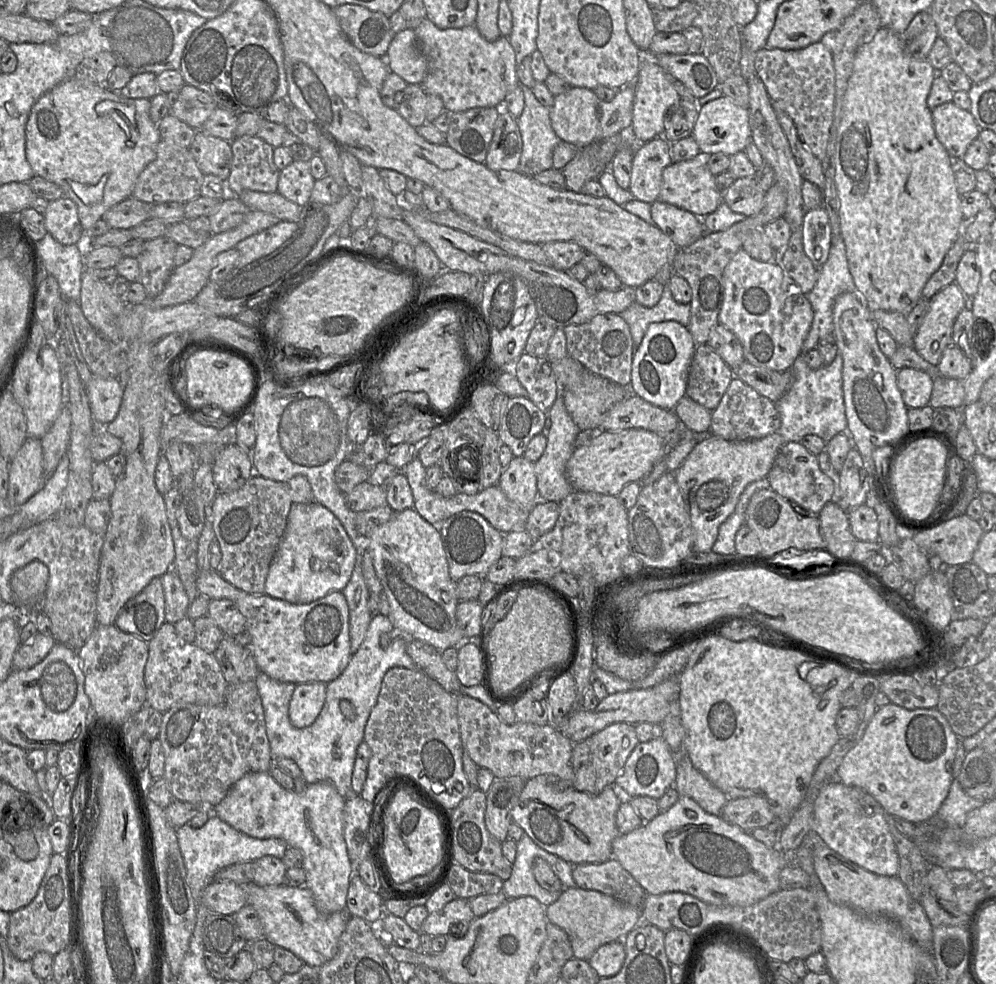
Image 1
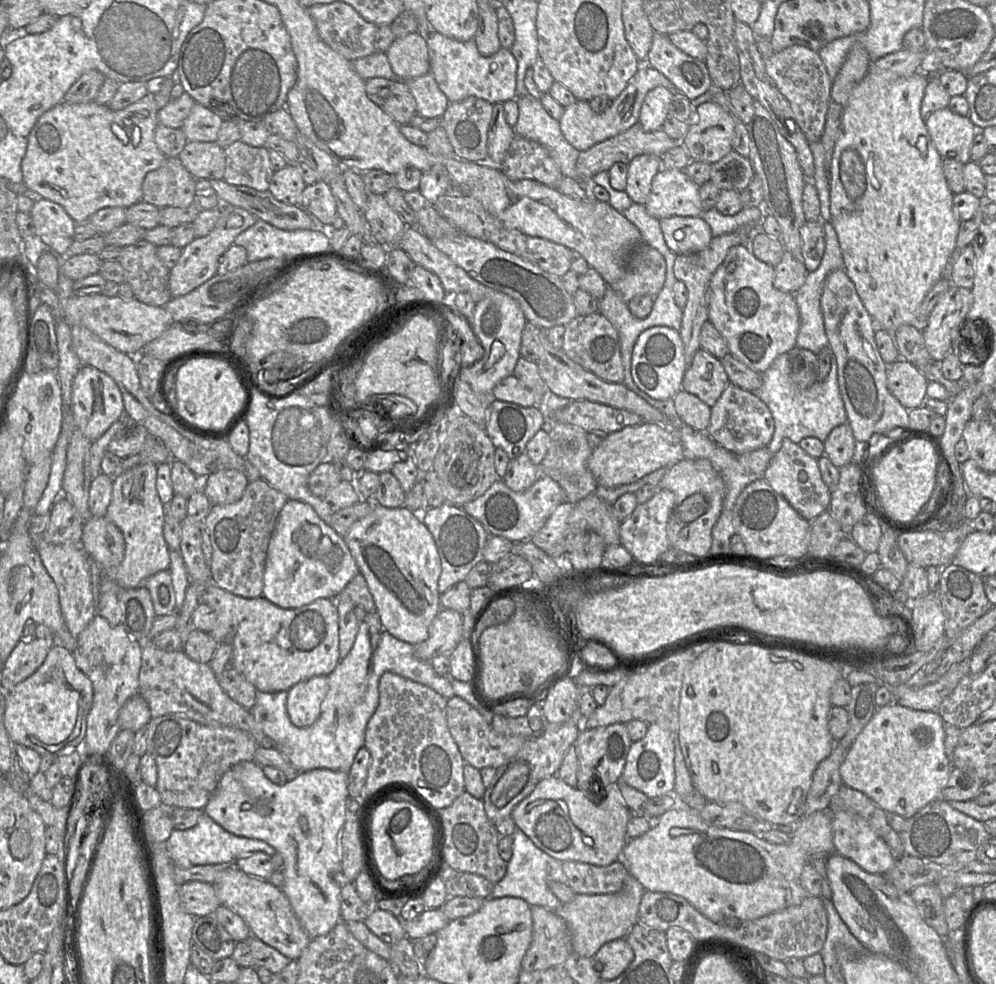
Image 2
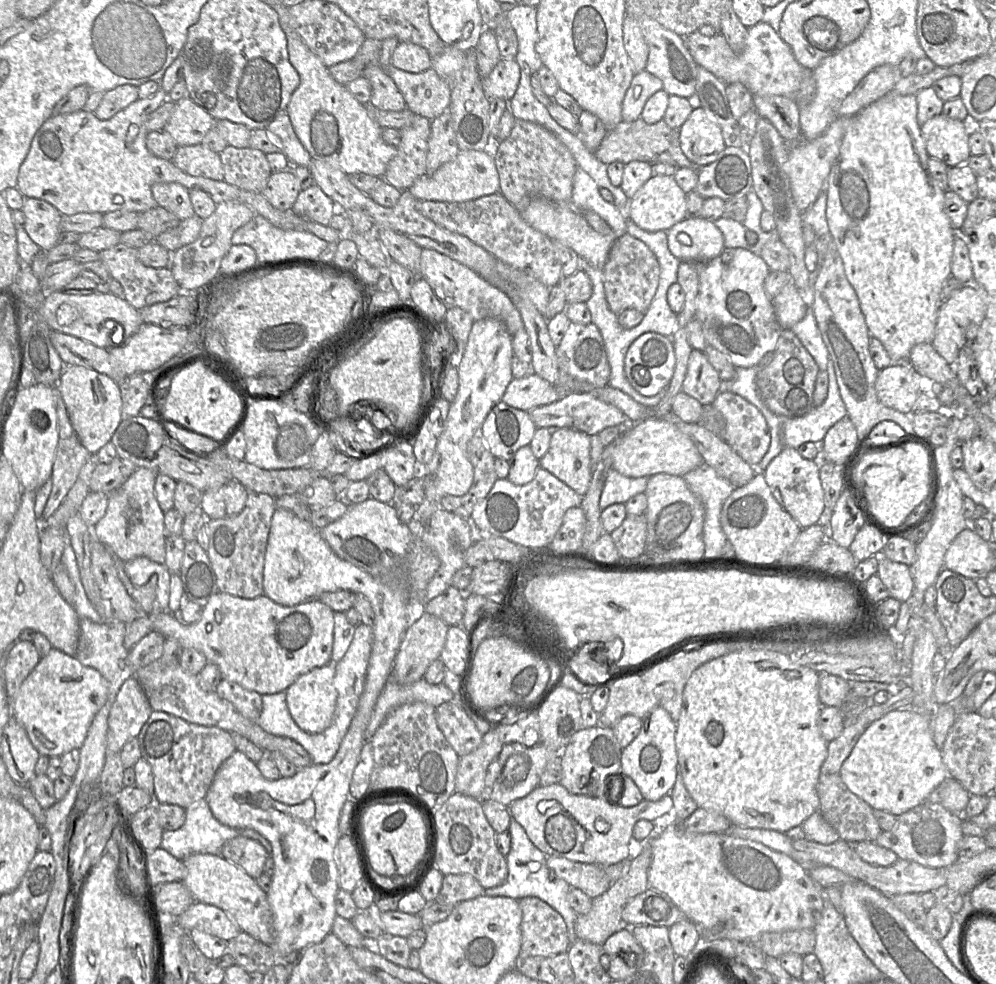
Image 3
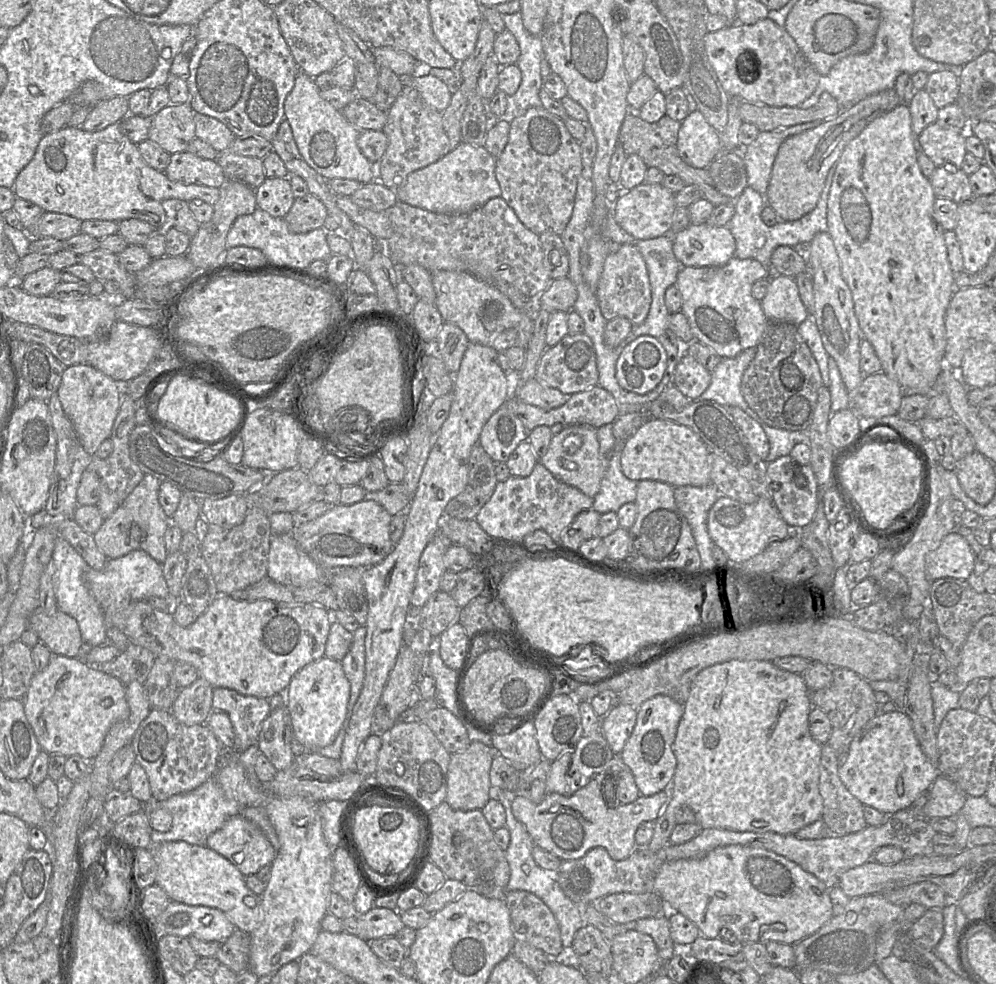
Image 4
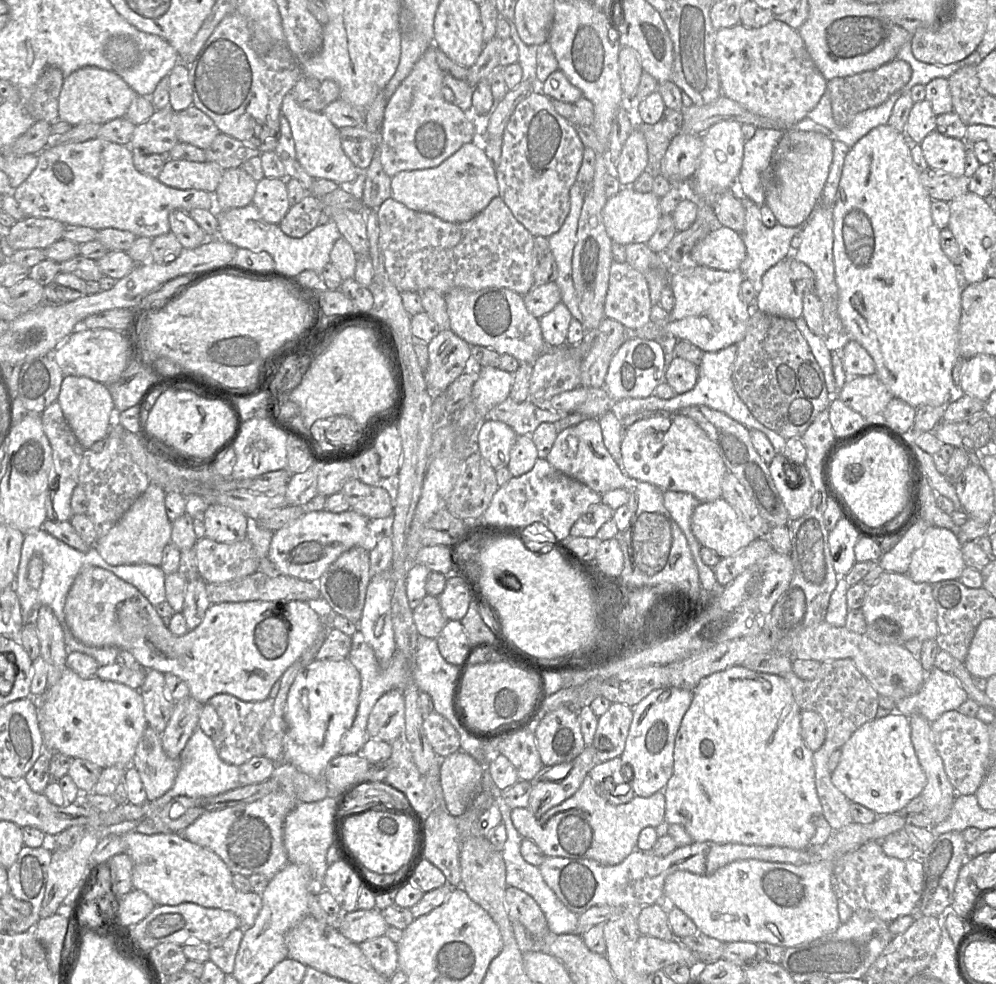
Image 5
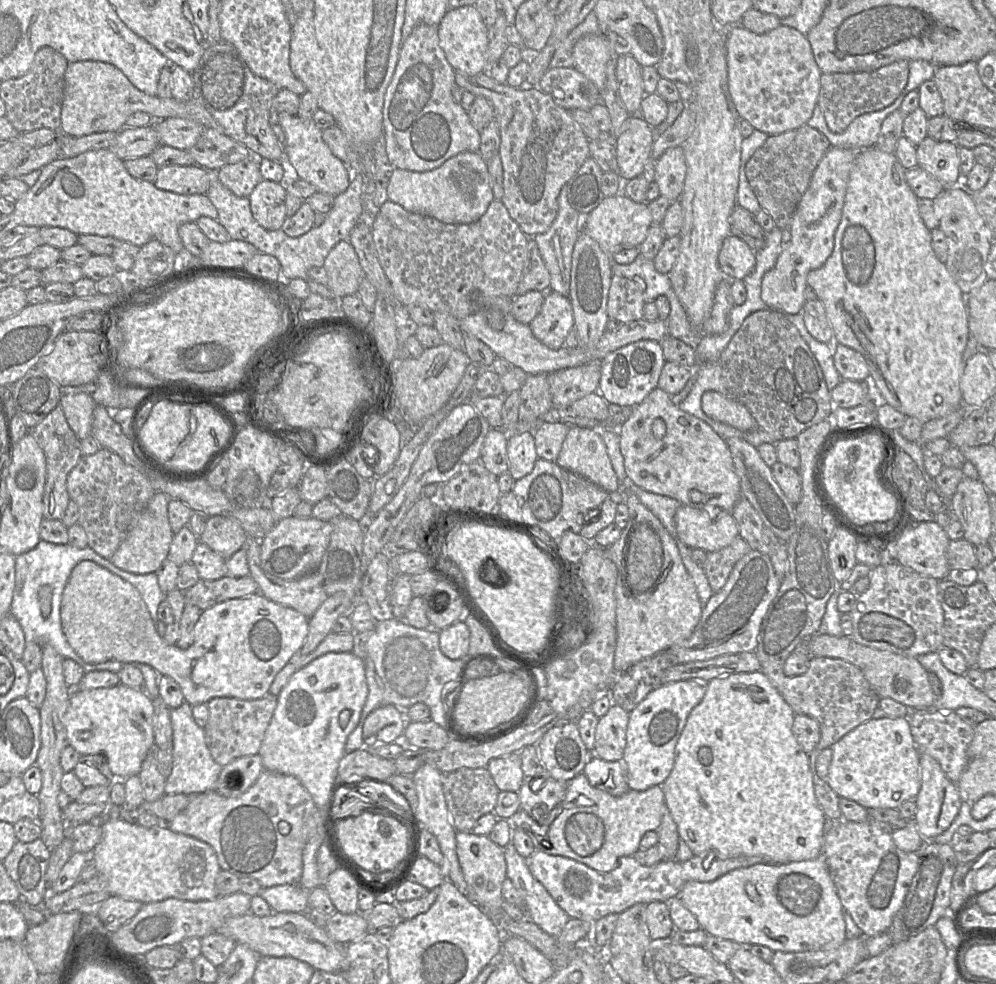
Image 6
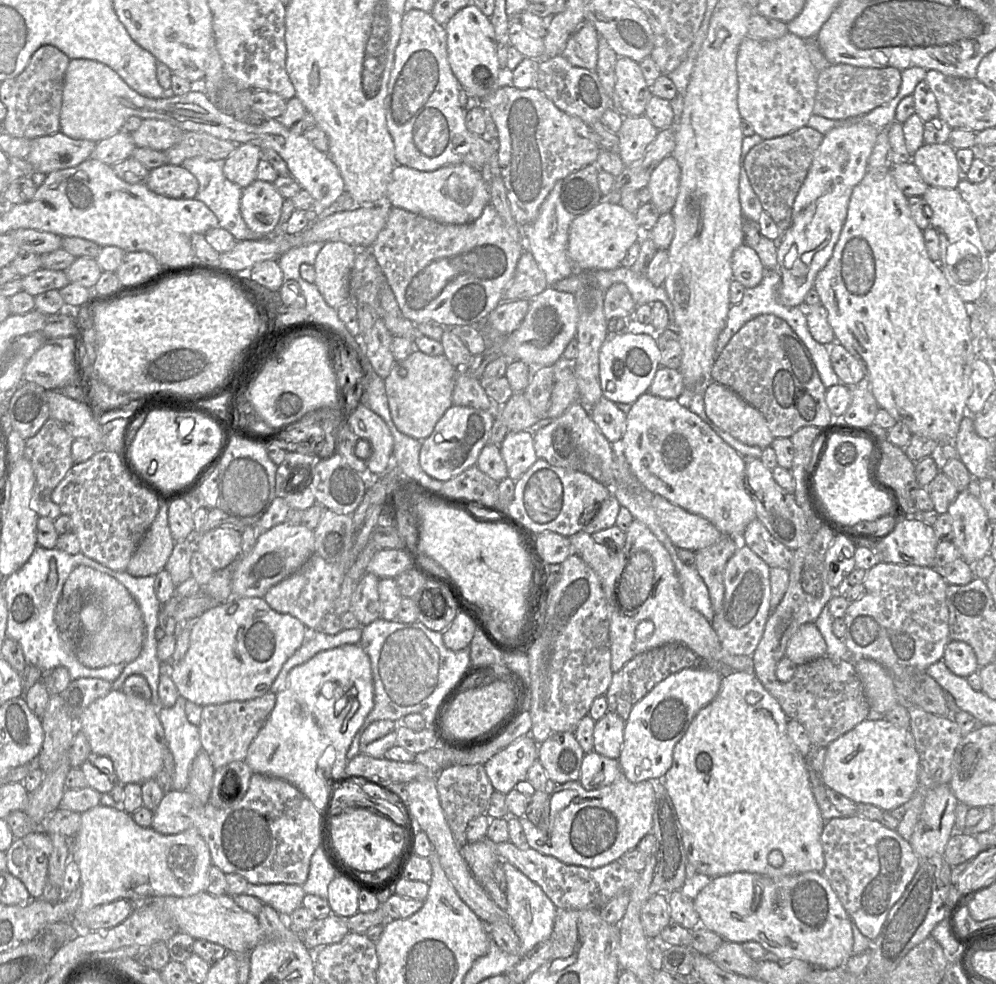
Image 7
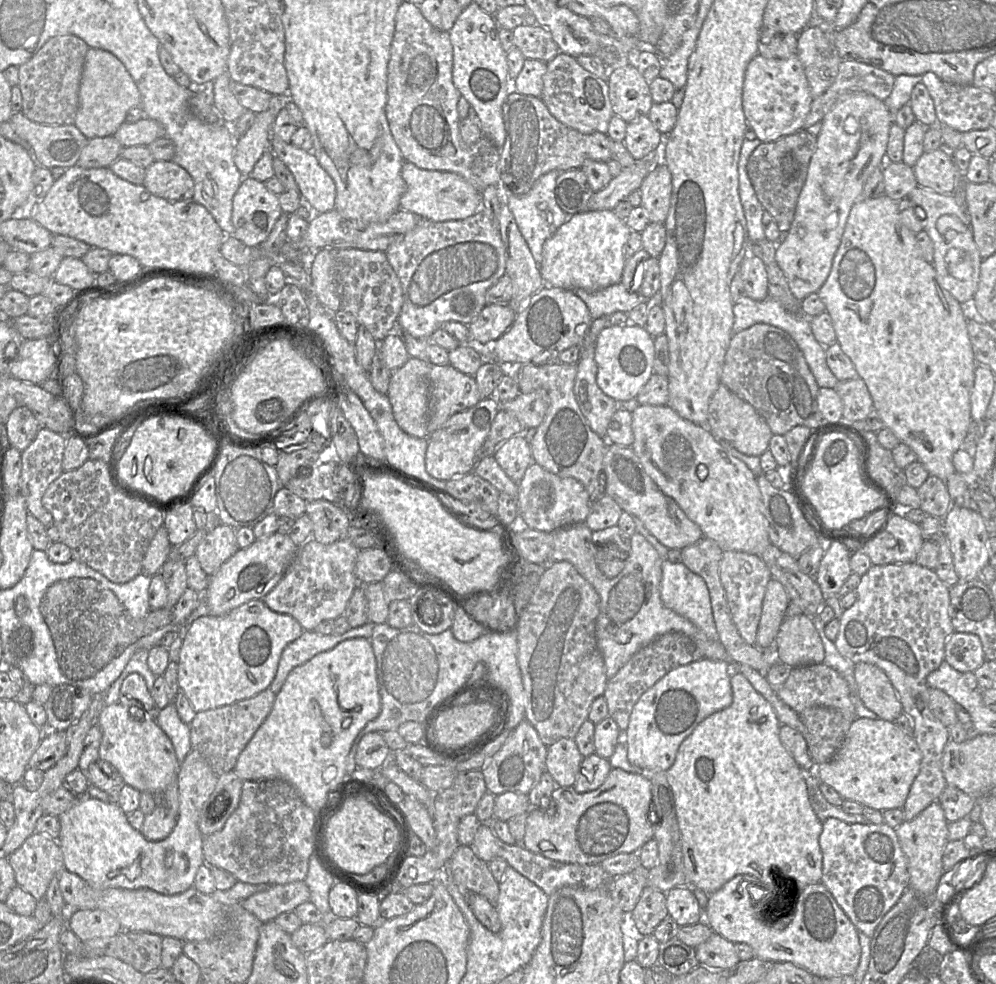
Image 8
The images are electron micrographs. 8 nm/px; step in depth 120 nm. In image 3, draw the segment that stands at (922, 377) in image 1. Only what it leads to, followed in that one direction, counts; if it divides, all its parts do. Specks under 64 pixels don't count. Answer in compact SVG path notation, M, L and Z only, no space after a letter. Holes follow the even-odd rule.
M897 362L879 370L875 390L883 405L912 414L912 407L923 385L924 382L908 362Z

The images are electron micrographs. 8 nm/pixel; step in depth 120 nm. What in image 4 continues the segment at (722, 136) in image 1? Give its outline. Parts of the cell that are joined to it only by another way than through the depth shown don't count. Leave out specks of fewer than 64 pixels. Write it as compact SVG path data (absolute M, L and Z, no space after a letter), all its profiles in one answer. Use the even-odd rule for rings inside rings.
M698 109L681 121L677 148L681 158L695 168L707 168L723 149L720 133Z

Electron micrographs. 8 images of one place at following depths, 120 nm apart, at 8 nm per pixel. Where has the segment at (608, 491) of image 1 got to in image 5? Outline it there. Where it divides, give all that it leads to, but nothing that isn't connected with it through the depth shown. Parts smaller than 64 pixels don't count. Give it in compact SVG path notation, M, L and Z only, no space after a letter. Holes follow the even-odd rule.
M681 413L654 414L625 428L621 453L628 476L663 491L692 494L701 503L722 495L722 480L728 472L716 445L690 417Z

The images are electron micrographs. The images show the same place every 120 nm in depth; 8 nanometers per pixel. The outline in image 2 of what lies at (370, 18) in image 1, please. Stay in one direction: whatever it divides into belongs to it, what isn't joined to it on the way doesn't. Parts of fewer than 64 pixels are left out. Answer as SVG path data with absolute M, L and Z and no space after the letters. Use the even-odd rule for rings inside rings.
M337 1L305 8L314 21L318 35L322 41L347 60L354 61L377 52L375 36L378 27L365 20L349 4Z

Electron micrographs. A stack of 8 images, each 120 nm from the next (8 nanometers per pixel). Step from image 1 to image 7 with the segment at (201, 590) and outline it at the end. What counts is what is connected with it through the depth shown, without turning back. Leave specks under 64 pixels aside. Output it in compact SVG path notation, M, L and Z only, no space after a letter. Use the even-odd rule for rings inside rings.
M79 565L67 578L62 598L85 592L93 595L81 613L84 625L91 632L91 639L77 646L76 656L79 662L88 668L101 668L134 661L139 656L146 637L144 616L137 601L114 577L89 566ZM232 597L203 612L190 625L190 644L183 659L175 665L165 665L180 696L200 705L223 704L261 697L270 687L283 664L301 647L309 635L297 618L273 610L263 597Z

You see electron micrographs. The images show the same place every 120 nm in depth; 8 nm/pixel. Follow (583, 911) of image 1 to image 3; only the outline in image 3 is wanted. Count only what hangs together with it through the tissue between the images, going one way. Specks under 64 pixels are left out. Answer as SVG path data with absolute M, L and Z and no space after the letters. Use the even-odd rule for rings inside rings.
M649 839L644 843L637 843L630 859L630 867L627 873L616 882L612 883L610 888L603 894L592 899L591 910L587 914L577 916L575 922L576 937L590 943L603 945L604 942L621 927L622 911L626 904L635 896L646 891L648 887L648 870L652 861L651 845Z

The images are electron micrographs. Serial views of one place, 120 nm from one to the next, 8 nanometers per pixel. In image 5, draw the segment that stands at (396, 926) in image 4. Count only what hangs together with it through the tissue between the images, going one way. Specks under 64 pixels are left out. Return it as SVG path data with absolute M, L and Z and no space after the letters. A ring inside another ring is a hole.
M377 908L344 913L343 921L338 929L340 933L356 944L368 939L383 936L389 925Z

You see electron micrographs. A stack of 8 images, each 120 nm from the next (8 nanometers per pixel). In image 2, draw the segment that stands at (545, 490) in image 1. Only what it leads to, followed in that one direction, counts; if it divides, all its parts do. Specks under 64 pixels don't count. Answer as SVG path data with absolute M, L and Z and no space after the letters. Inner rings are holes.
M548 393L539 405L534 406L542 409L545 421L549 421L552 427L552 430L548 433L550 446L545 458L538 466L539 474L549 476L556 481L564 491L565 501L576 504L589 494L595 493L598 483L587 466L588 459L593 451L587 441L588 432L577 425L562 423L553 418L553 413L556 410L566 407L571 401L576 400Z

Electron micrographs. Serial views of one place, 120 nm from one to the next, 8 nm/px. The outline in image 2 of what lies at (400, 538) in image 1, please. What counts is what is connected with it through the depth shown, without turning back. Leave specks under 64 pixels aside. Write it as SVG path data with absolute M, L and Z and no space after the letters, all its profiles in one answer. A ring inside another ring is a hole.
M375 504L368 515L352 524L343 538L366 580L383 628L395 638L412 645L425 641L429 636L429 625L442 609L438 591L442 566L434 538L421 517L403 506L387 508Z

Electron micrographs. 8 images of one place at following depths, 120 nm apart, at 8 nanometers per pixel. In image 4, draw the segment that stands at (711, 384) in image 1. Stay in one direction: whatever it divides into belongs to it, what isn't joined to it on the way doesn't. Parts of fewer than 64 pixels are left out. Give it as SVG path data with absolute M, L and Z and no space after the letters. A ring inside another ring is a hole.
M685 354L679 360L671 383L691 400L698 399L711 383L711 372L692 356Z

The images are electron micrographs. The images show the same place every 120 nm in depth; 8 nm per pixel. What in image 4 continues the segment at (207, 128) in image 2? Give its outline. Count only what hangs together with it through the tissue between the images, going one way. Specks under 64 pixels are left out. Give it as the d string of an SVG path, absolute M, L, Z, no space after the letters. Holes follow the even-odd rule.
M169 103L152 117L148 139L158 144L170 155L186 151L188 144L196 137L194 113L189 103Z

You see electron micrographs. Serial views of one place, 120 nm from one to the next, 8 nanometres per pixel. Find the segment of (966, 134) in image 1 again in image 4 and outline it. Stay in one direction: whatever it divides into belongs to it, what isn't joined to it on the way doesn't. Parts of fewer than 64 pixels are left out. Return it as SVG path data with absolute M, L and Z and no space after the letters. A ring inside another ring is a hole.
M938 122L927 126L917 137L919 150L923 151L936 165L962 169L966 149L966 132Z

